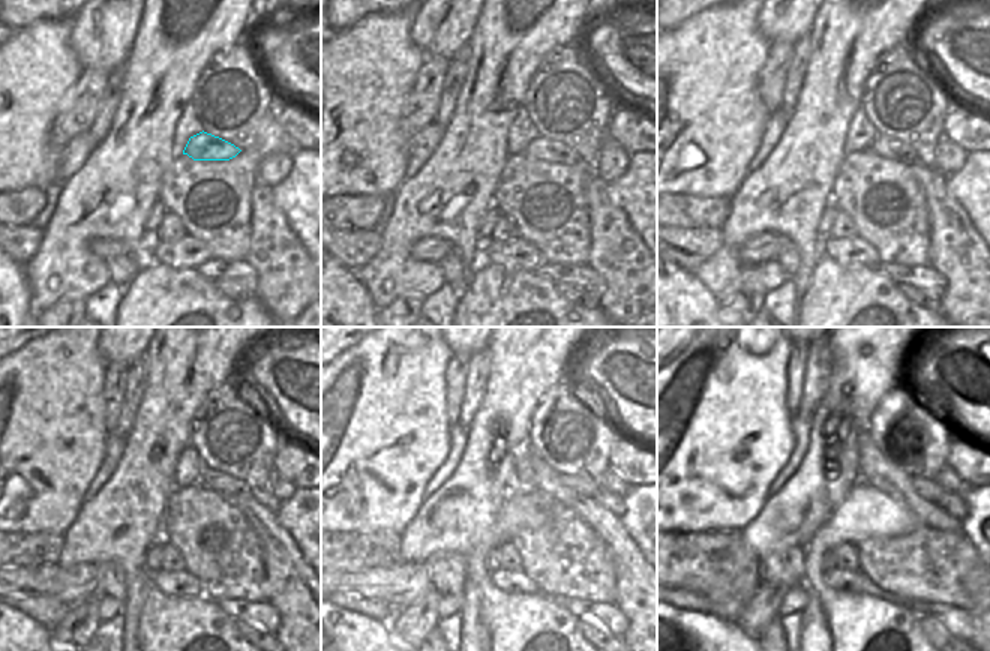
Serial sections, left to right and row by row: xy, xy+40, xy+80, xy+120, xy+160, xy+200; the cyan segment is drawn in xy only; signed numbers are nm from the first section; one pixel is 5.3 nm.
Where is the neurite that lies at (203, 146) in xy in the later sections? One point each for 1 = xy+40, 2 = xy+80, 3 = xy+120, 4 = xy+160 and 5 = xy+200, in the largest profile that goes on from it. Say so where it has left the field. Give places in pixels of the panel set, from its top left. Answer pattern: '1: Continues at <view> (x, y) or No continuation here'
1: Continues at xy+40 (545, 149)
2: Continues at xy+80 (888, 147)
3: Continues at xy+120 (221, 483)
4: Continues at xy+160 (582, 486)
5: Continues at xy+200 (926, 488).

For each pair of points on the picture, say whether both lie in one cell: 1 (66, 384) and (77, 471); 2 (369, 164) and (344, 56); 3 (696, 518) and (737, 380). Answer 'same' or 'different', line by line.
1: same
2: same
3: same

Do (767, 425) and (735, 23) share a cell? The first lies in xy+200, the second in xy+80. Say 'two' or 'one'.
one

